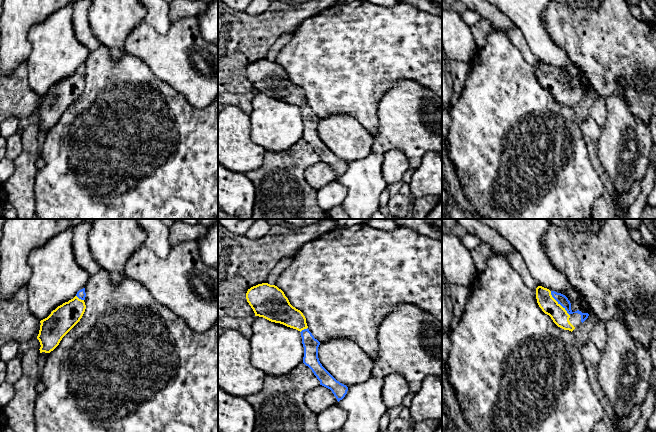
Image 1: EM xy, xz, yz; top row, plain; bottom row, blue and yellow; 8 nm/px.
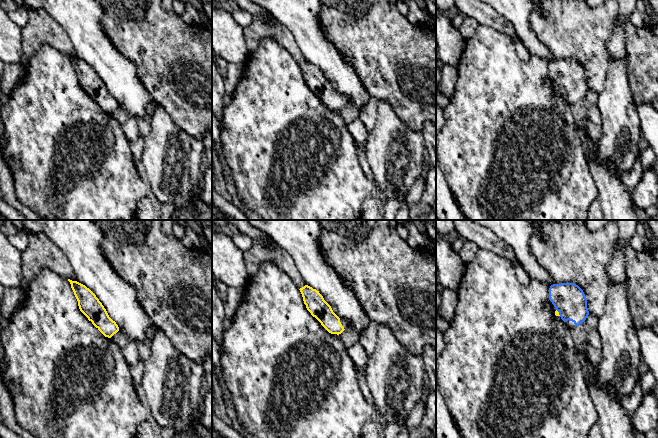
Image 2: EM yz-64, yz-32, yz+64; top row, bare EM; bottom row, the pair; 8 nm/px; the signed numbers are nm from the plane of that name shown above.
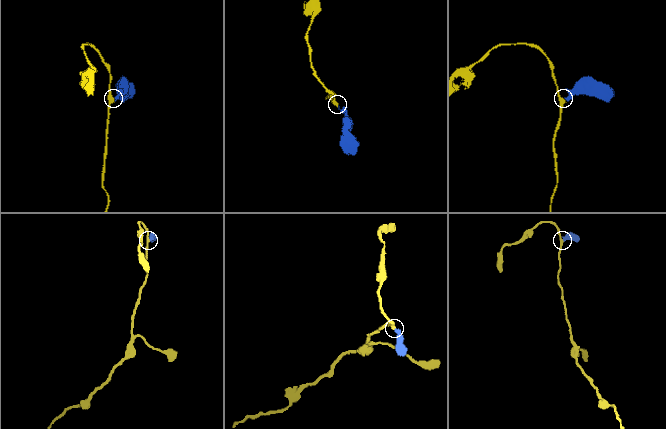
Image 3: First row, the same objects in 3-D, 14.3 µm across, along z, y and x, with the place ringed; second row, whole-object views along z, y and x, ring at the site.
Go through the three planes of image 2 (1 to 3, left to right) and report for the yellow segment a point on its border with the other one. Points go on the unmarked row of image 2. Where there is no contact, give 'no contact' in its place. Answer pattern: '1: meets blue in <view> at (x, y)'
1: no contact
2: no contact
3: meets blue in yz+64 at (558, 87)

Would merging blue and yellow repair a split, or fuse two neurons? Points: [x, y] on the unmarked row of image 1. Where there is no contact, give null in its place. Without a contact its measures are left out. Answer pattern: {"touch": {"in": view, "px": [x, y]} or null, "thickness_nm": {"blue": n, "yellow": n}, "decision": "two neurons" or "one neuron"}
{"touch": {"in": "yz", "px": [558, 79]}, "thickness_nm": {"blue": 80, "yellow": 140}, "decision": "one neuron"}

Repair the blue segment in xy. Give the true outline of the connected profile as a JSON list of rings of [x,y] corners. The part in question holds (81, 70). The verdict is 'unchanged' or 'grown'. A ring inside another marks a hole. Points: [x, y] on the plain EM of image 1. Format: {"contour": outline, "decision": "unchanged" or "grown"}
{"contour": [[[83,64],[73,75],[58,82],[47,94],[40,97],[37,112],[41,121],[40,129],[53,127],[62,114],[80,97],[86,85],[85,73]]], "decision": "grown"}

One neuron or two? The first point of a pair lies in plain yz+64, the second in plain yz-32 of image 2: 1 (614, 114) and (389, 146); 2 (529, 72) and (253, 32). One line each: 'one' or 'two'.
1: one
2: two

